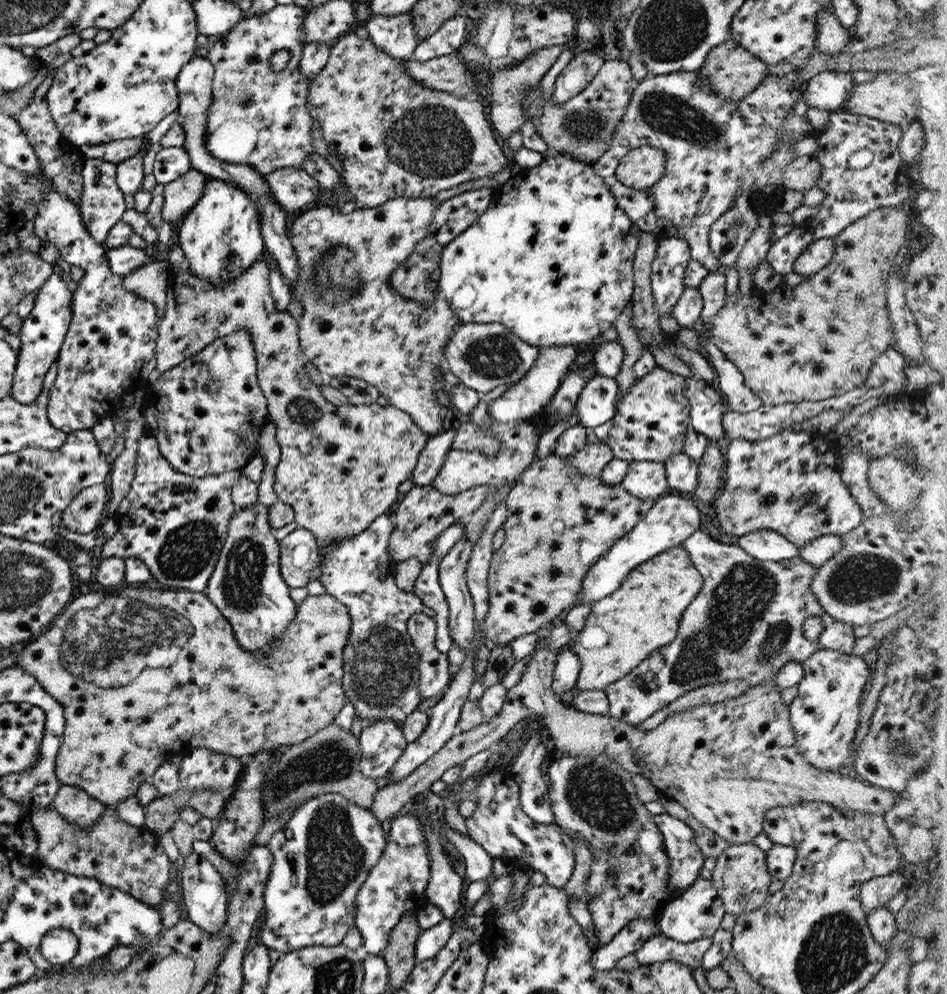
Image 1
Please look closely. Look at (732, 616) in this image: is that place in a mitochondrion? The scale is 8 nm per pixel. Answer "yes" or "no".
yes

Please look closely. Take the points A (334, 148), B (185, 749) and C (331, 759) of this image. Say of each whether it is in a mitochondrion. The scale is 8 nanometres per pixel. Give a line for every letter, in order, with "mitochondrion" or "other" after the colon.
A: other
B: other
C: mitochondrion

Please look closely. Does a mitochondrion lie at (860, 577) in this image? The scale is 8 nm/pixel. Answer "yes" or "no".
yes

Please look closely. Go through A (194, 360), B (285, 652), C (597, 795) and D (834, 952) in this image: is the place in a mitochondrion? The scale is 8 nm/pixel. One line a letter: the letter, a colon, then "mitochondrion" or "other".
A: other
B: other
C: mitochondrion
D: mitochondrion

